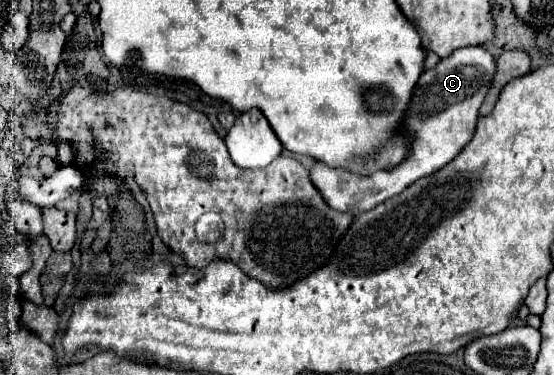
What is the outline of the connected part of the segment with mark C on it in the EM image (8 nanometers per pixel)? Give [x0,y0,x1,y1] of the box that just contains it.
[309,45,495,213]

